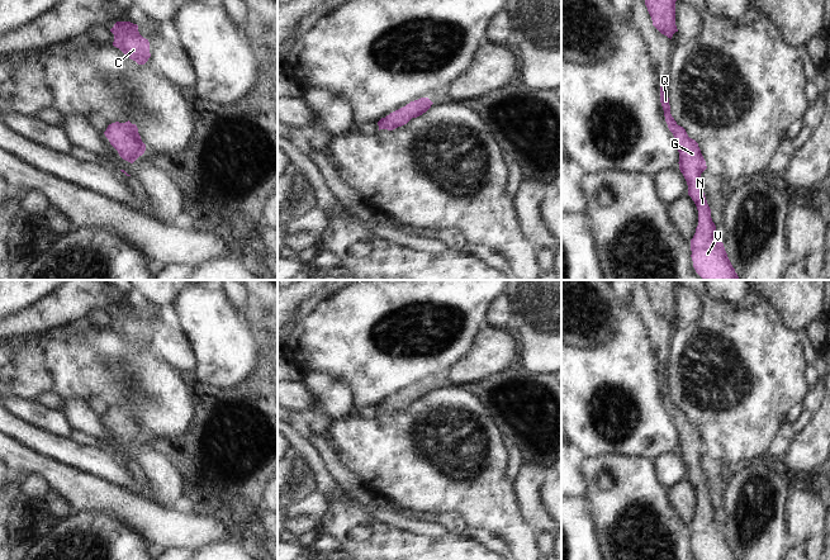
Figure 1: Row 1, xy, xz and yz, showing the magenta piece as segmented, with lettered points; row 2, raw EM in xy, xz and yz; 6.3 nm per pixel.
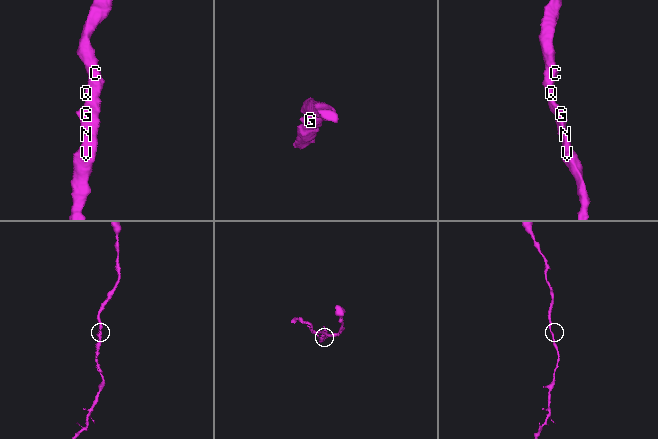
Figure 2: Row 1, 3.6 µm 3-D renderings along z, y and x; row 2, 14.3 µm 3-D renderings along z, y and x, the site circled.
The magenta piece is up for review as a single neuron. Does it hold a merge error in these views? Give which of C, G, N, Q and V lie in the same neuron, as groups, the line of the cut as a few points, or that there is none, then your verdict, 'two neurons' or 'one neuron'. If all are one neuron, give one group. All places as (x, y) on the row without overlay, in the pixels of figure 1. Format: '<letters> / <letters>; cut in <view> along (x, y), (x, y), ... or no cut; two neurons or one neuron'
C G N Q V; no cut; one neuron

